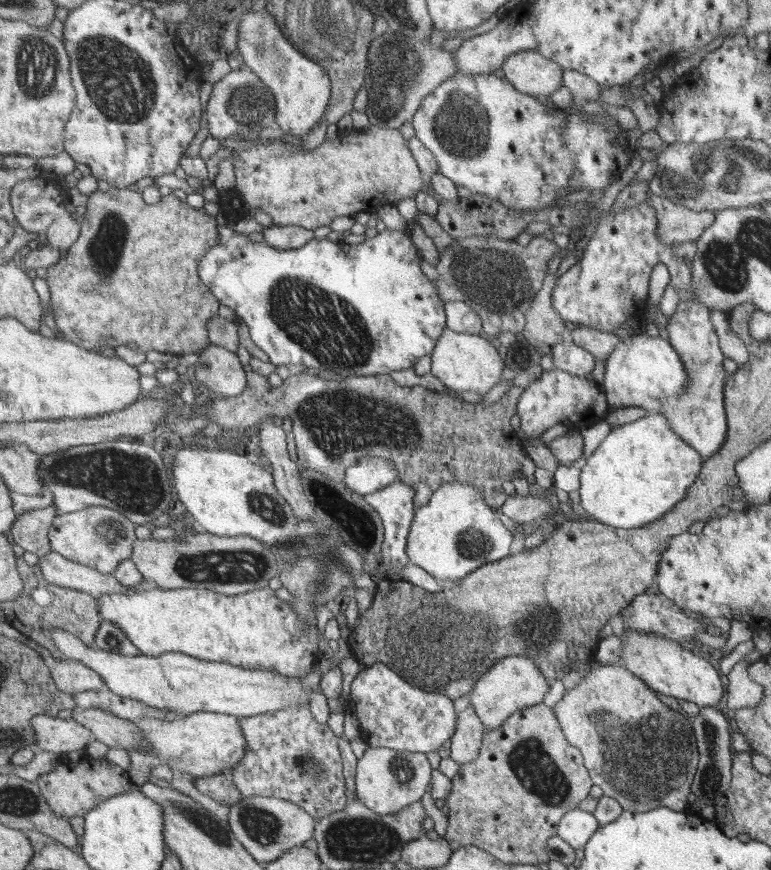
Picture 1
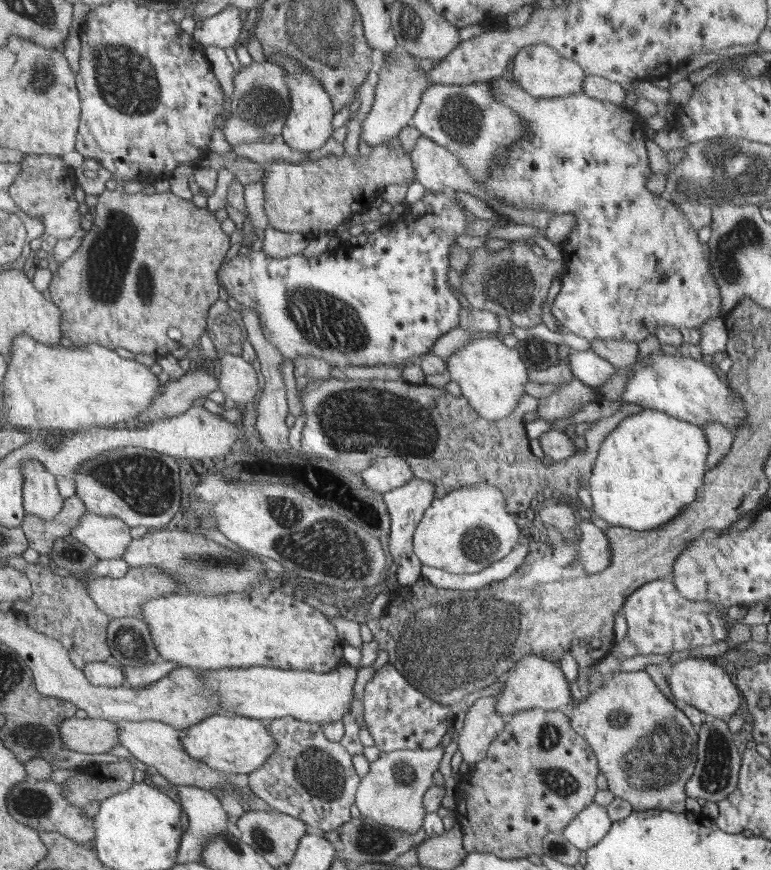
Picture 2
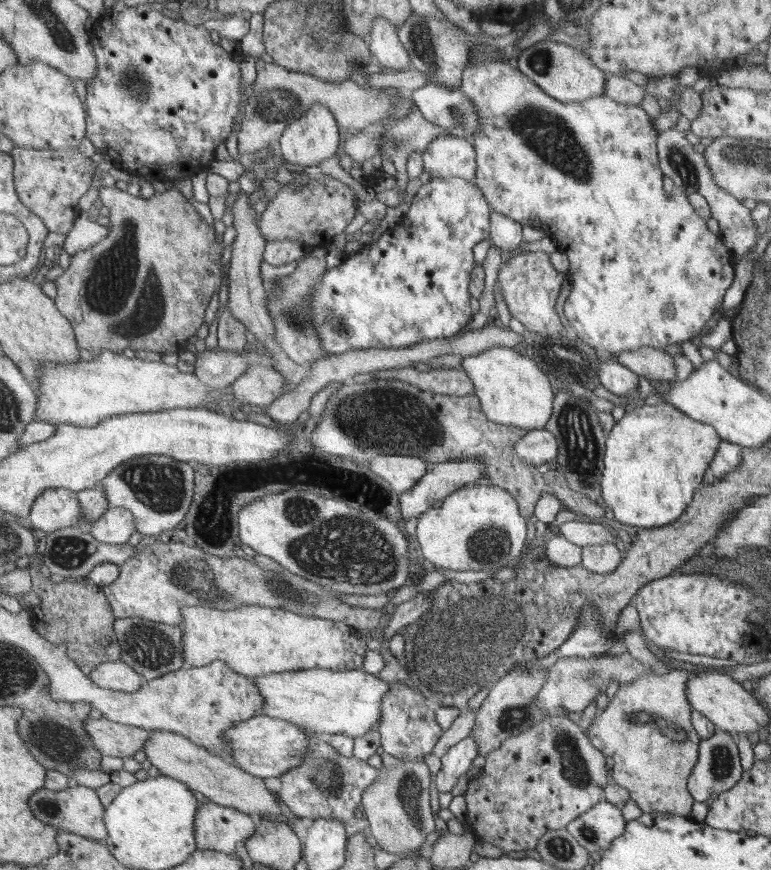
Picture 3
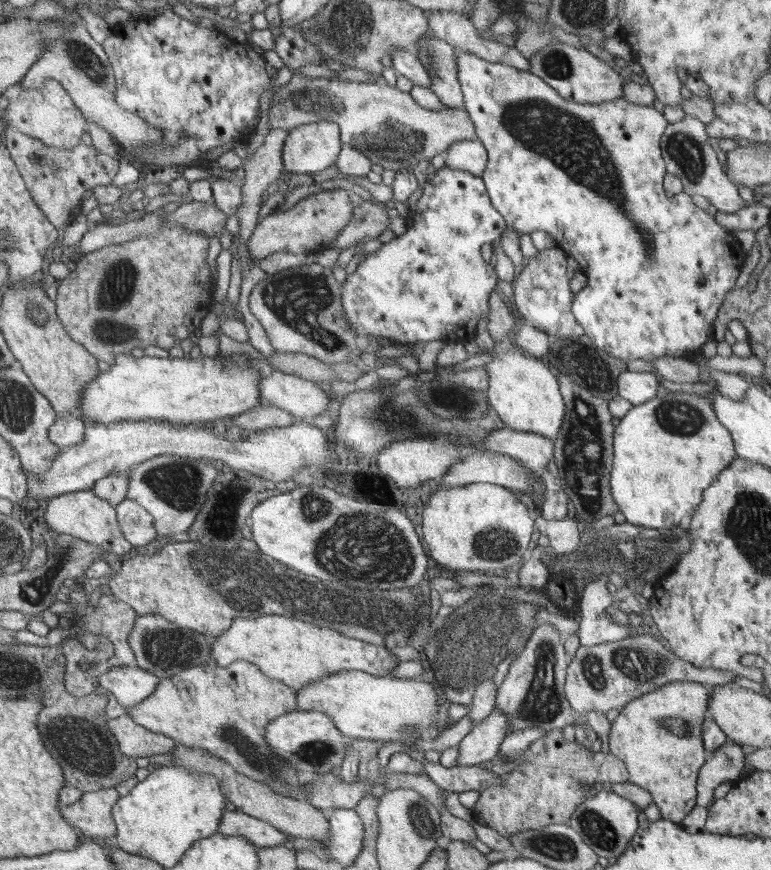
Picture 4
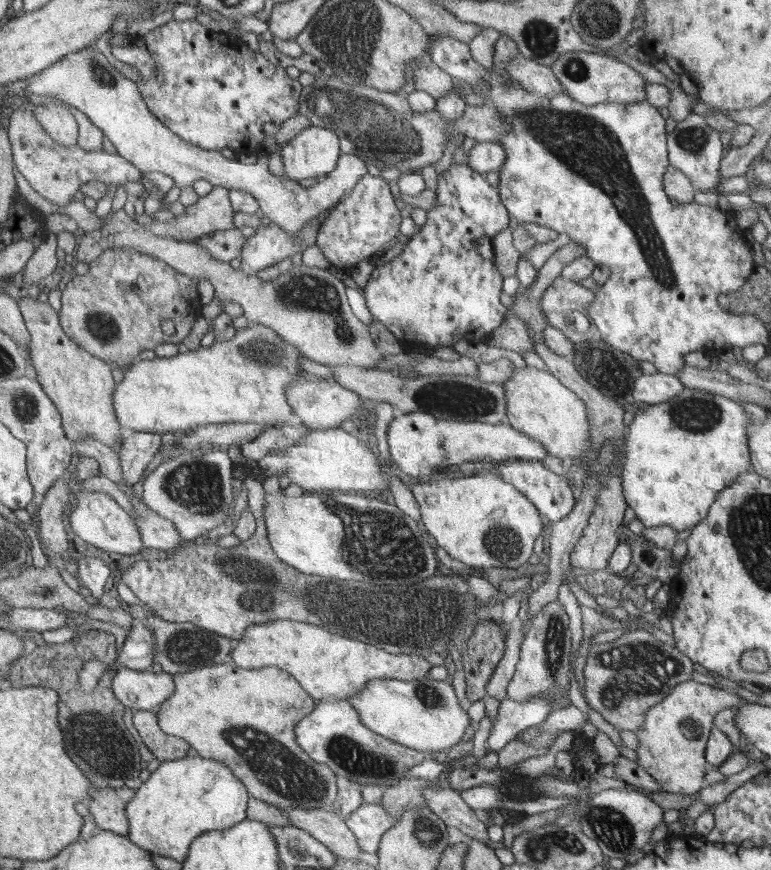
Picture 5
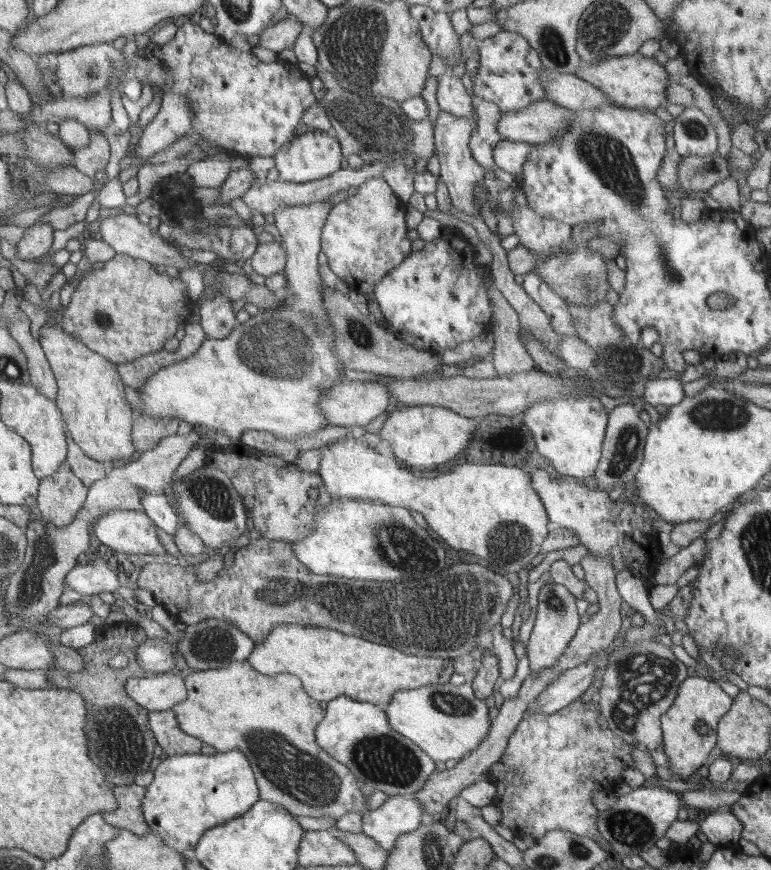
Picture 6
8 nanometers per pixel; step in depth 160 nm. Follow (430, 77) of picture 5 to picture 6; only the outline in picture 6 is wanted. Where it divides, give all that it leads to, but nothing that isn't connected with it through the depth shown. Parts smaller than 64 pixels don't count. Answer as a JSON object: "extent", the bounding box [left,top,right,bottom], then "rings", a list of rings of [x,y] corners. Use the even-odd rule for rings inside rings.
{"extent":[437,75,472,122],"rings":[[[443,75],[438,79],[437,99],[442,112],[472,122],[472,96],[466,93],[462,79]]]}

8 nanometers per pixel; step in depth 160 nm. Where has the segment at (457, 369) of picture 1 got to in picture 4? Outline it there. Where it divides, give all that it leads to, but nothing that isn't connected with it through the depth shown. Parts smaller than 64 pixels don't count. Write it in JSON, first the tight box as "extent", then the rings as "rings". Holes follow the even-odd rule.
{"extent":[484,349,566,442],"rings":[[[519,349],[498,353],[484,366],[488,372],[486,398],[493,414],[511,429],[541,434],[554,442],[564,420],[566,403],[558,390],[558,380],[548,366],[538,362],[537,358],[528,358],[528,354]]]}

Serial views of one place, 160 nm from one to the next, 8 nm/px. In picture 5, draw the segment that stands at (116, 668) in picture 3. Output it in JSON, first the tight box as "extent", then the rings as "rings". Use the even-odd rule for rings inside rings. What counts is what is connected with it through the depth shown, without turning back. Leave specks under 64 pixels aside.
{"extent":[112,666,176,711],"rings":[[[119,666],[112,681],[116,698],[134,711],[154,711],[176,690],[173,675],[162,670],[135,671]]]}

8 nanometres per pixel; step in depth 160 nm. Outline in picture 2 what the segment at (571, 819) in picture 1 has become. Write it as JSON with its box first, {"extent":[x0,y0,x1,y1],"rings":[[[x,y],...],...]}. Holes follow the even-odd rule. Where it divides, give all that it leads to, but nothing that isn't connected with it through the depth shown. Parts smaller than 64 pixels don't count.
{"extent":[563,804,613,850],"rings":[[[590,804],[577,819],[570,822],[563,836],[580,850],[588,850],[609,835],[613,821],[610,820],[606,807]]]}

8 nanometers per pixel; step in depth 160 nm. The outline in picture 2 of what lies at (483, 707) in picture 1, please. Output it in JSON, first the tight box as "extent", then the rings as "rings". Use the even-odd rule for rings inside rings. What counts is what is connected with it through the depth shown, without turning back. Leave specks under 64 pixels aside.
{"extent":[494,656,571,717],"rings":[[[524,656],[522,660],[515,664],[515,668],[507,671],[507,681],[504,691],[494,697],[497,698],[496,708],[502,716],[510,717],[520,711],[532,708],[544,708],[550,710],[565,710],[571,695],[570,682],[565,677],[562,670],[561,661],[548,661],[544,658],[534,656]]]}

